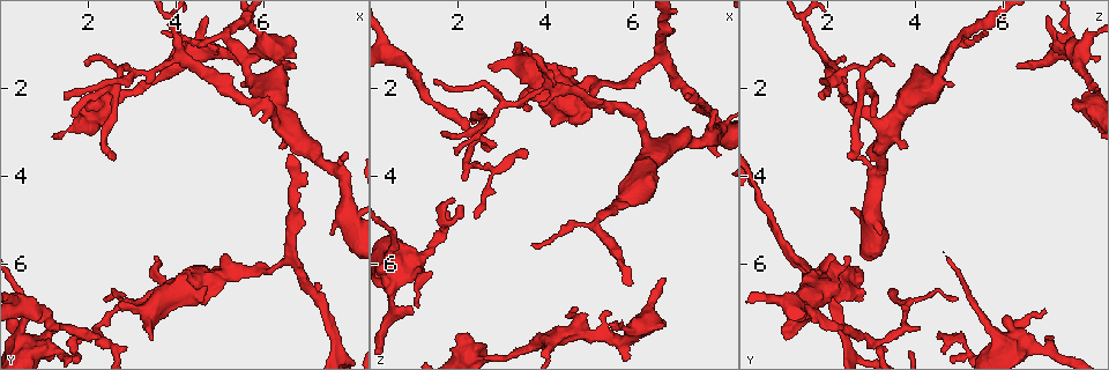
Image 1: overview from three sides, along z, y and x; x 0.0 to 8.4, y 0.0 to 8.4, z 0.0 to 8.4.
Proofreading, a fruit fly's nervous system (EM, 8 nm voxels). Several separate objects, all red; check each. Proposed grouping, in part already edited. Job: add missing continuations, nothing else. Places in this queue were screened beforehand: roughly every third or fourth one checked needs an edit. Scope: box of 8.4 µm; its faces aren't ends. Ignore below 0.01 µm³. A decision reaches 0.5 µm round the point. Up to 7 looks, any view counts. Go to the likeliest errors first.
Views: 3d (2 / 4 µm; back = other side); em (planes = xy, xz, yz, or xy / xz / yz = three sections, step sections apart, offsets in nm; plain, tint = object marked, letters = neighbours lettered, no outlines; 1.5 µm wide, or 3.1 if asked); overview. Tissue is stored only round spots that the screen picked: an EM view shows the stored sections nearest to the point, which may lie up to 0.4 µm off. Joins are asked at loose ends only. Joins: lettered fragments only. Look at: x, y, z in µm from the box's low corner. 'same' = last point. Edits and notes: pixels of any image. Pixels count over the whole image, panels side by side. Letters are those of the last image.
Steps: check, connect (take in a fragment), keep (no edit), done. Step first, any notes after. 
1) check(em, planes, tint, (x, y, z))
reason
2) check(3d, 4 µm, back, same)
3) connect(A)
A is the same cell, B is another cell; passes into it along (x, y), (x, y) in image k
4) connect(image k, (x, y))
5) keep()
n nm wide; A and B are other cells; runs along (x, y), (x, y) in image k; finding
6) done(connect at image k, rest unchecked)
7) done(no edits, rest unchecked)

check(3d, 2 µm, (6.70, 1.50, 6.35))
free end

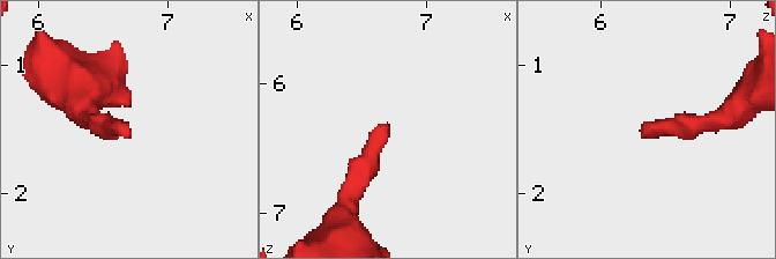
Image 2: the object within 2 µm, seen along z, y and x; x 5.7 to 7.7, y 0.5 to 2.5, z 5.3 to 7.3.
check(em, planes, letters, (6.70, 1.46, 6.32))

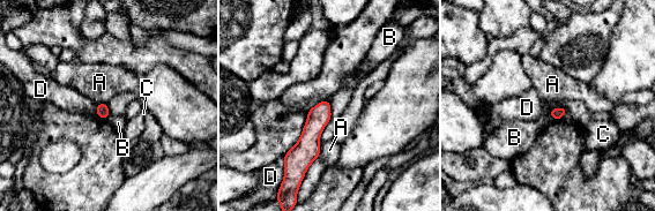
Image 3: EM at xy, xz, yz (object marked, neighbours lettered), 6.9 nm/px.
keep()
D touches over 180 nm; A, B, C and D are other cells; none of them fits

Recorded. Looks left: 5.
check(em, planes, letters, (3.50, 7.65, 1.05))

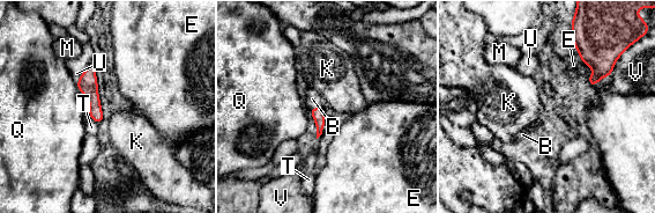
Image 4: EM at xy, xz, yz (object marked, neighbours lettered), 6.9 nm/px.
connect(B)
B is the same cell, E, K, M, Q, T, U and V are other cells; passes into it along (318, 115), (315, 108), (312, 98) in image 4; it goes on there

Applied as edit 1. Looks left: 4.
check(3d, 2 µm, (6.35, 3.30, 3.80))
thick end

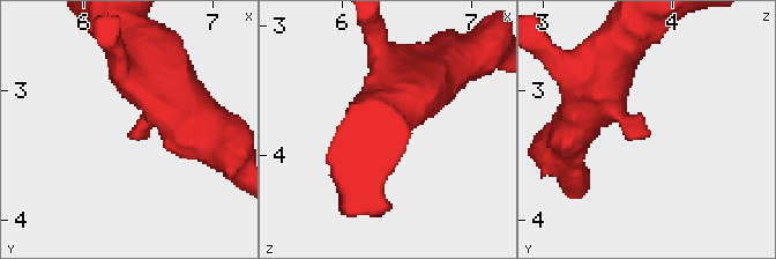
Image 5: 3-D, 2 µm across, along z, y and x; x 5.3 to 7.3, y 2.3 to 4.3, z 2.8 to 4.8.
check(em, xz, step 4, tint, (6.36, 3.34, 3.76))
need the tissue

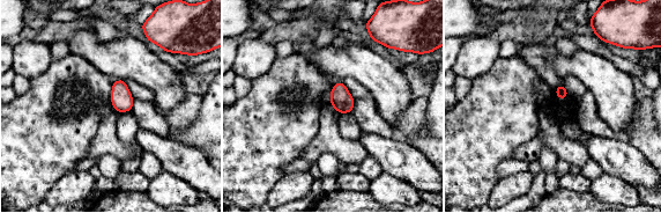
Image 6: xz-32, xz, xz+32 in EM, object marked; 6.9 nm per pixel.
check(em, planes, letters, same)

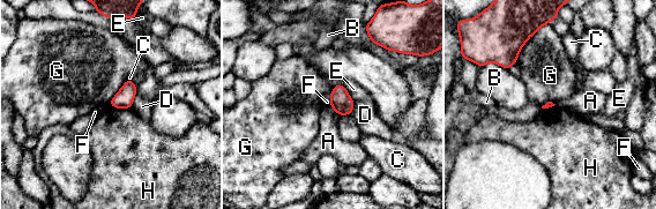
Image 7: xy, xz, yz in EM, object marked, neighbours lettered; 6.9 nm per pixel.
keep()
A, B, C, D, E, F, G and H are other cells; border along (546, 24), (528, 39), (515, 64) in image 7; no lettered fragment goes on from it

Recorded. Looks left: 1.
done(connect at image 4, rest unchecked)

